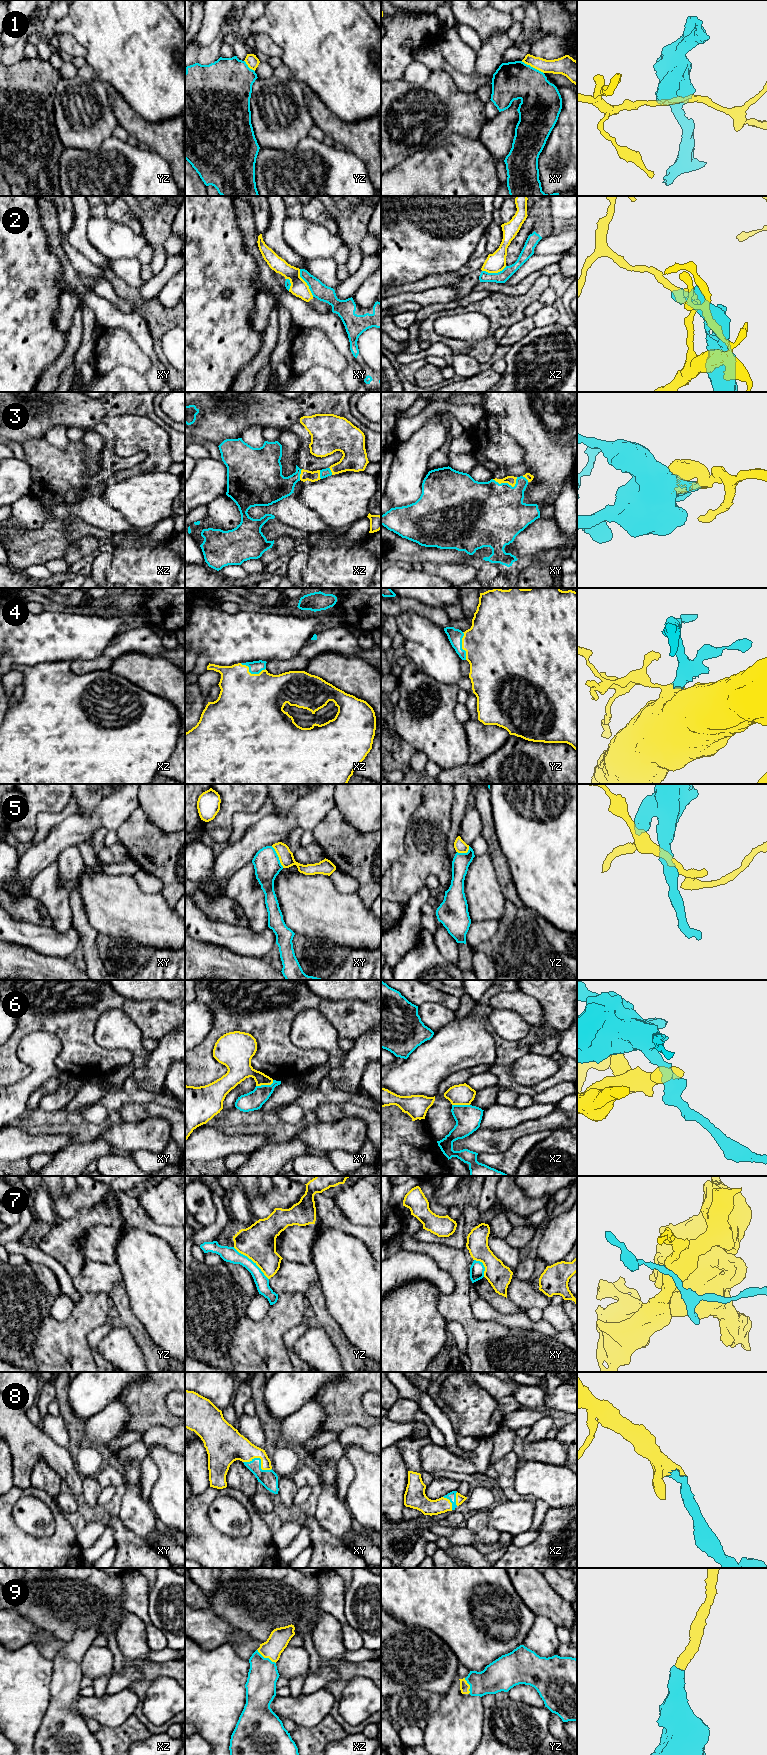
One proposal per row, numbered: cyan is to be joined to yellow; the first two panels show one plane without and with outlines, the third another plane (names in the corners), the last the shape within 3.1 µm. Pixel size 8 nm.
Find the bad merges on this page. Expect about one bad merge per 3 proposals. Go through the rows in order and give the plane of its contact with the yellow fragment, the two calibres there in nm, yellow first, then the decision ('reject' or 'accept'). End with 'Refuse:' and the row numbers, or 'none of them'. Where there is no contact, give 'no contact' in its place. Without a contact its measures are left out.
1: meets yellow in xy; 140 nm thick on the yellow side, 300 nm on the other; reject
2: meets yellow in xy; 140 nm thick on the yellow side, 130 nm on the other; reject
3: meets yellow in xy; 80 nm thick on the yellow side, 460 nm on the other; accept
4: meets yellow in xz; 500 nm thick on the yellow side, 110 nm on the other; accept
5: meets yellow in xy; 120 nm thick on the yellow side, 220 nm on the other; reject
6: meets yellow in xy; 190 nm thick on the yellow side, 150 nm on the other; reject
7: meets yellow in yz; 280 nm thick on the yellow side, 130 nm on the other; reject
8: meets yellow in xy; 220 nm thick on the yellow side, 140 nm on the other; accept
9: meets yellow in xz; 160 nm thick on the yellow side, 240 nm on the other; accept
Refuse: 1, 2, 5, 6, 7

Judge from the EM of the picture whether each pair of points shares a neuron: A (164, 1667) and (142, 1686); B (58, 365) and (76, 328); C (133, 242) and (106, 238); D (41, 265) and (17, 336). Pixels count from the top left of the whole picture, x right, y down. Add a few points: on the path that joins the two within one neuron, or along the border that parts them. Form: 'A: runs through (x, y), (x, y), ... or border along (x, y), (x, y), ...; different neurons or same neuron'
A: runs through (158, 1669), (147, 1680); same neuron
B: runs through (67, 356), (74, 337); same neuron
C: runs through (126, 242), (113, 240); same neuron
D: runs through (41, 283), (41, 308), (33, 318); same neuron

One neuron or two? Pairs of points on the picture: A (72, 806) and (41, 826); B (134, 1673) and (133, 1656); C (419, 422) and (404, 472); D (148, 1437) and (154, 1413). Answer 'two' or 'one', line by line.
A: one
B: one
C: two
D: two

